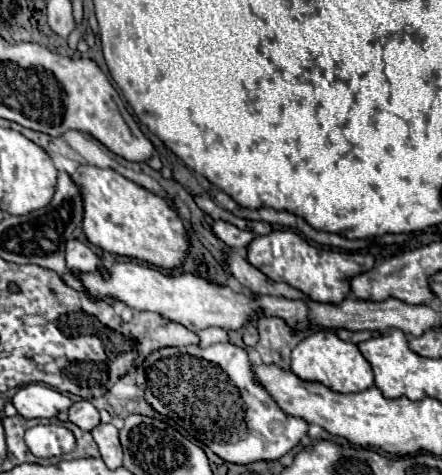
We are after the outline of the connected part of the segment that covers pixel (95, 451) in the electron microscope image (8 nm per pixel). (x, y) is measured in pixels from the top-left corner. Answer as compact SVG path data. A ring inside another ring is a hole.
M67 422L67 426L75 434L75 438L77 438L77 448L71 452L69 458L99 458L99 448L93 442L91 434L85 432L85 430L81 430L81 428L77 428L71 422Z

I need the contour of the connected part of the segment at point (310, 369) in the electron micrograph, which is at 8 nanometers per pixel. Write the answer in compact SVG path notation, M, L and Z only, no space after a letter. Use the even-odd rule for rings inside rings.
M319 328L313 330L305 340L301 340L291 352L291 372L303 380L317 380L329 386L335 392L361 392L373 384L373 370L371 364L363 358L357 344L343 342L335 330Z

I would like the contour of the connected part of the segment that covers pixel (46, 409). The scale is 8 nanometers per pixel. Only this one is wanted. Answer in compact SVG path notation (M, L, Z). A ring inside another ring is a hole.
M27 384L19 388L11 402L23 418L53 418L57 412L71 406L67 396L43 384Z

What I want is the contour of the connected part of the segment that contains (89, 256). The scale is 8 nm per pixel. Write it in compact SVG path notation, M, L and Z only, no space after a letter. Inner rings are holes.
M81 240L67 242L65 260L71 270L79 270L79 272L93 272L99 266L97 254L89 246L85 246Z

